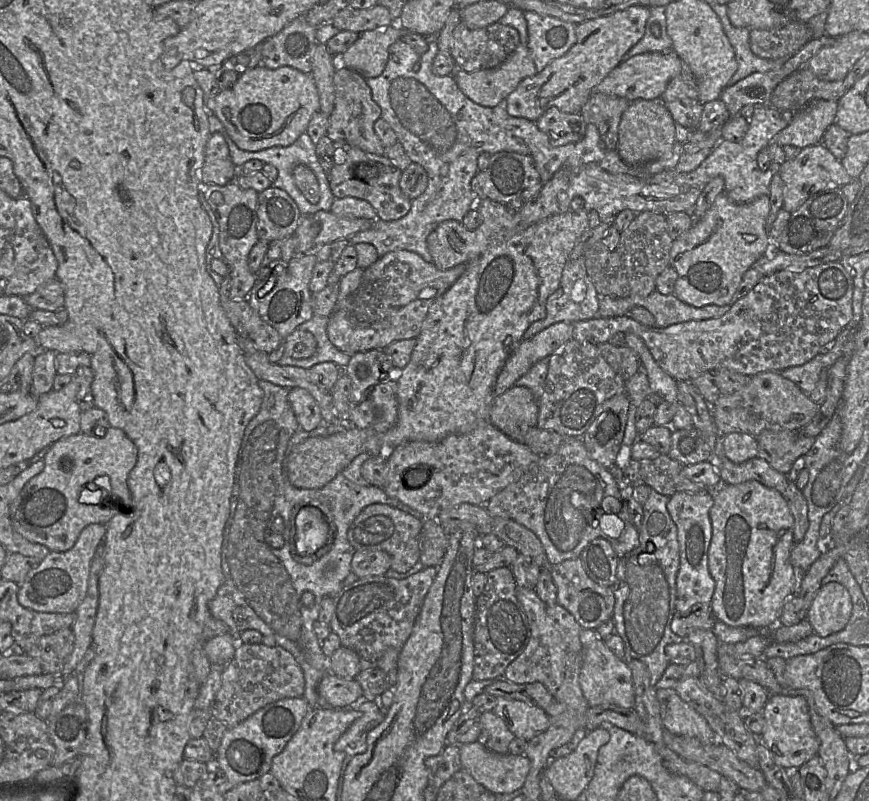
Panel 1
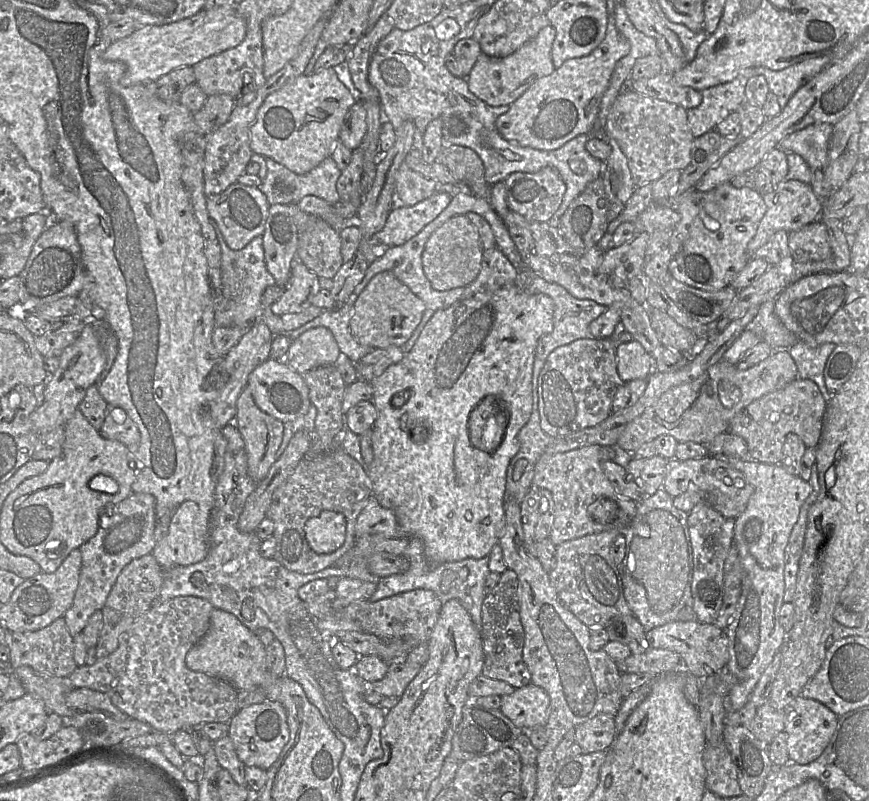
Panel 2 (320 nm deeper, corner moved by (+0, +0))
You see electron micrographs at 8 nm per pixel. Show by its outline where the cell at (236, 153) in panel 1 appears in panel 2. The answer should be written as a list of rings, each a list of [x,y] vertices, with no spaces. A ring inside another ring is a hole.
[[[265,157],[267,164],[267,176],[260,188],[266,195],[268,202],[272,204],[283,203],[297,204],[303,197],[314,195],[324,199],[330,204],[337,203],[340,198],[336,189],[336,182],[341,174],[336,163],[331,157],[326,157],[318,166],[305,174],[297,174],[292,172],[286,166],[278,163],[270,157]]]

